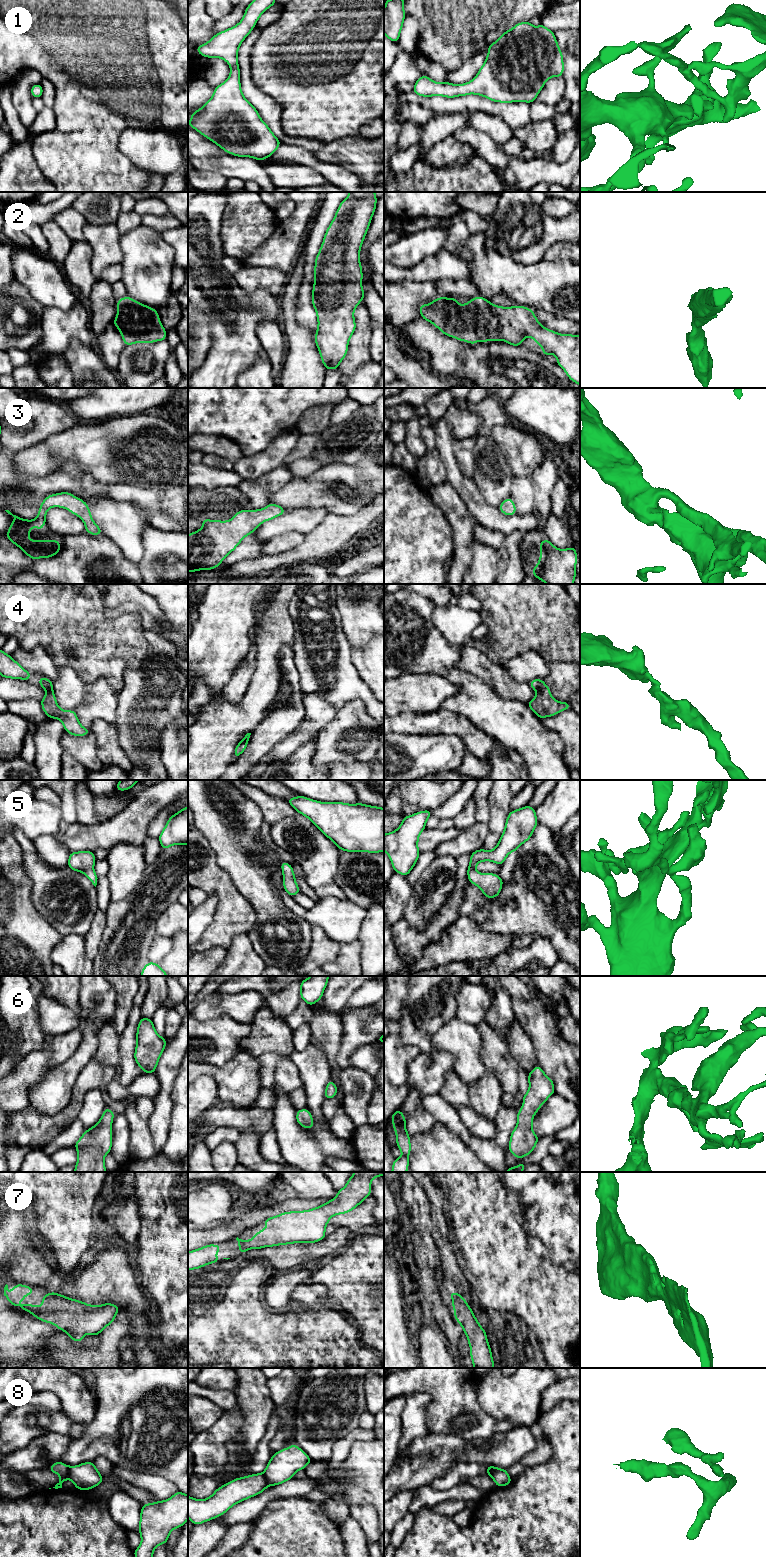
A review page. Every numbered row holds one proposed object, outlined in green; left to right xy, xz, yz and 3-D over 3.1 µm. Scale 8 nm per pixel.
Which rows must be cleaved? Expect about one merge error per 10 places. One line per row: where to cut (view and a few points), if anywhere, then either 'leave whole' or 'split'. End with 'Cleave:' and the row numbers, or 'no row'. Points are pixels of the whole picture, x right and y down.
1: no cut | leave whole
2: no cut | leave whole
3: no cut | leave whole
4: no cut | leave whole
5: no cut | leave whole
6: no cut | leave whole
7: no cut | leave whole
8: xy (69, 1466), (68, 1478) | split
Cleave: 8

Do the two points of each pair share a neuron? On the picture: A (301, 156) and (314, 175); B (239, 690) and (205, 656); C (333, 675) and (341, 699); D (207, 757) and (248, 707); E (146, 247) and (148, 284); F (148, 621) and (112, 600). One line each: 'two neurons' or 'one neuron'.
A: two neurons
B: two neurons
C: one neuron
D: one neuron
E: one neuron
F: two neurons

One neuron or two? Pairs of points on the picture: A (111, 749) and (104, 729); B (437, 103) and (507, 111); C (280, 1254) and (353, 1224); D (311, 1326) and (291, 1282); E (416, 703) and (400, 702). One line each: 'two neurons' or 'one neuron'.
A: one neuron
B: one neuron
C: two neurons
D: two neurons
E: one neuron

